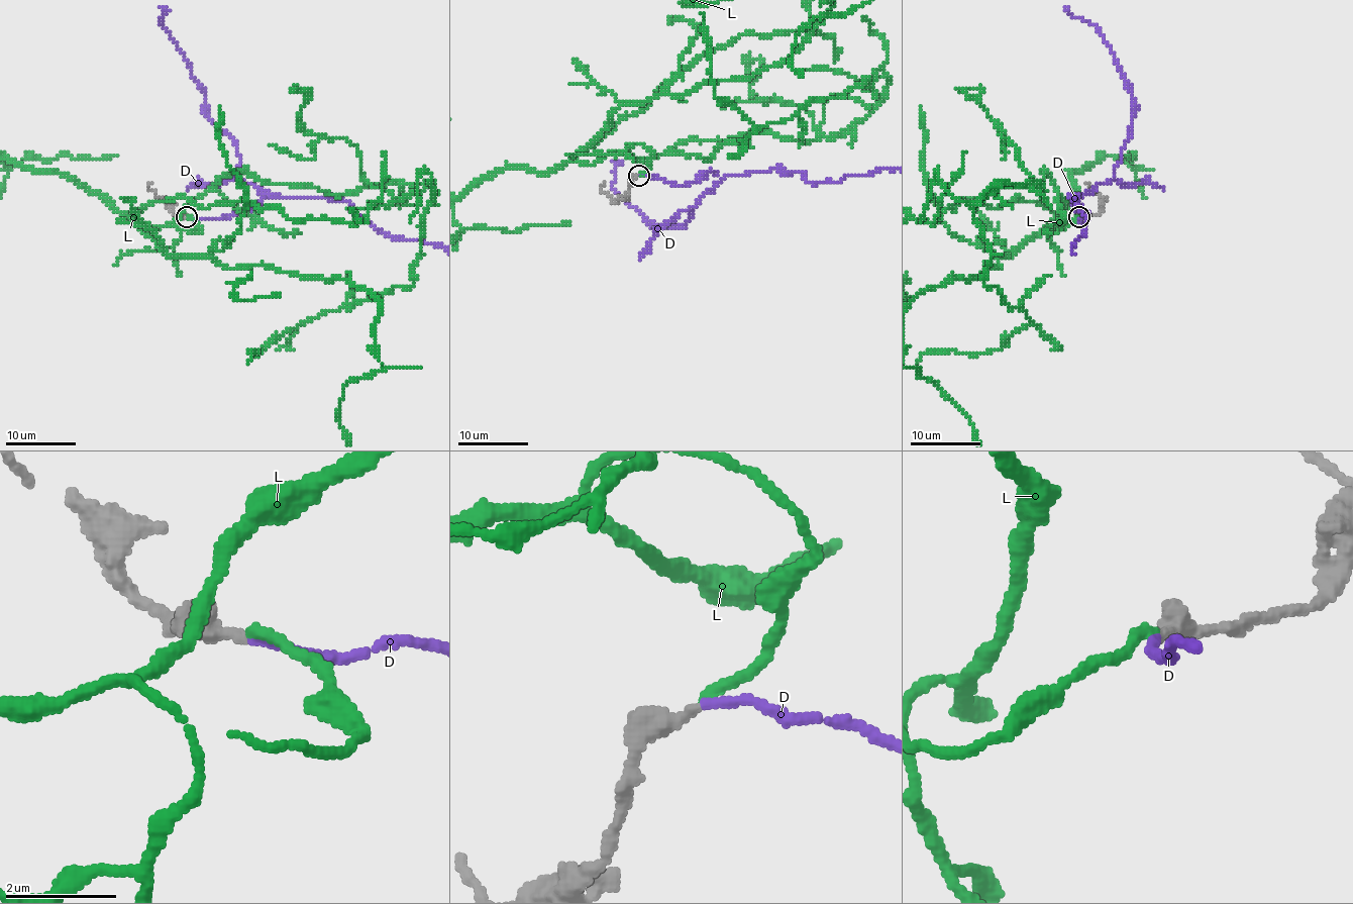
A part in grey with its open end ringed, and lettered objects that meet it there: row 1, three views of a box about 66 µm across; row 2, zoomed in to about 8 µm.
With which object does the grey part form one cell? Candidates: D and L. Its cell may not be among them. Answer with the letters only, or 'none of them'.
D

